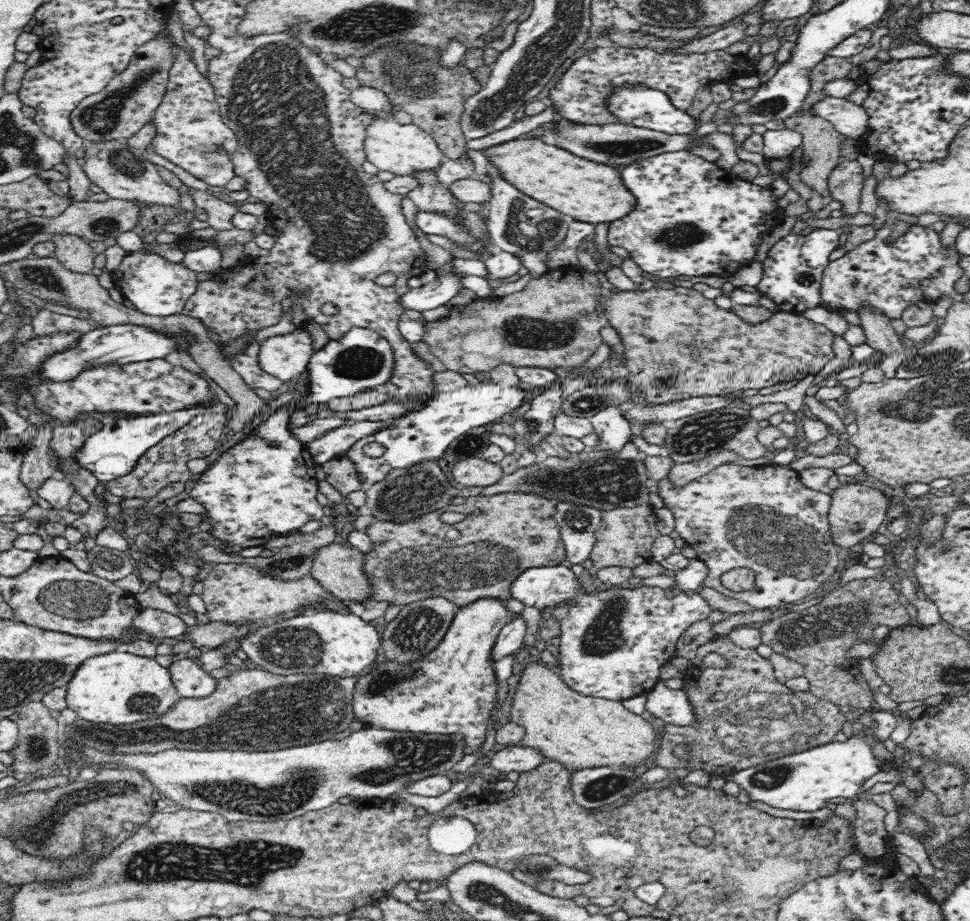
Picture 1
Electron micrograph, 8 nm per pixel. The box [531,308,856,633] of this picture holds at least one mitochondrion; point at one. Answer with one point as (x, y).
(778, 540)

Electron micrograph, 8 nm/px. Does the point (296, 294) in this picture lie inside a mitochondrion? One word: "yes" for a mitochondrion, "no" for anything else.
no

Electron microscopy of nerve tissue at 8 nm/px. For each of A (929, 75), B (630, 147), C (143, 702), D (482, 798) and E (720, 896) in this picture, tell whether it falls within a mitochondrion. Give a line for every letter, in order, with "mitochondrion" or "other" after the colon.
A: mitochondrion
B: mitochondrion
C: mitochondrion
D: other
E: mitochondrion

